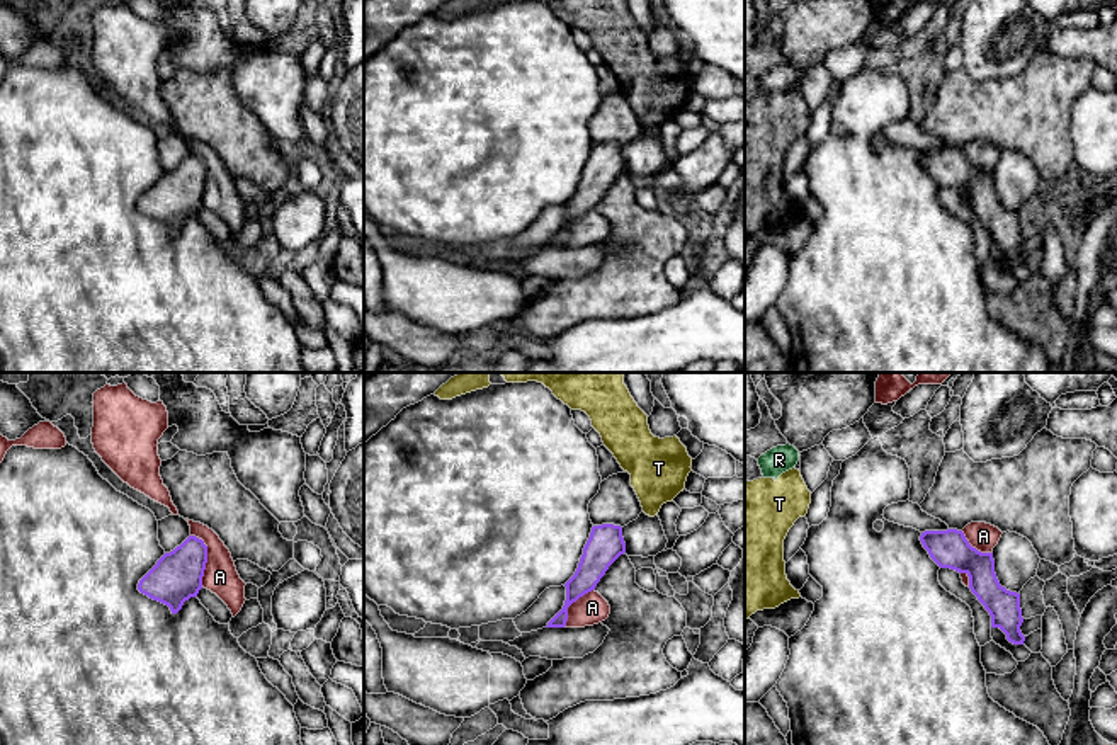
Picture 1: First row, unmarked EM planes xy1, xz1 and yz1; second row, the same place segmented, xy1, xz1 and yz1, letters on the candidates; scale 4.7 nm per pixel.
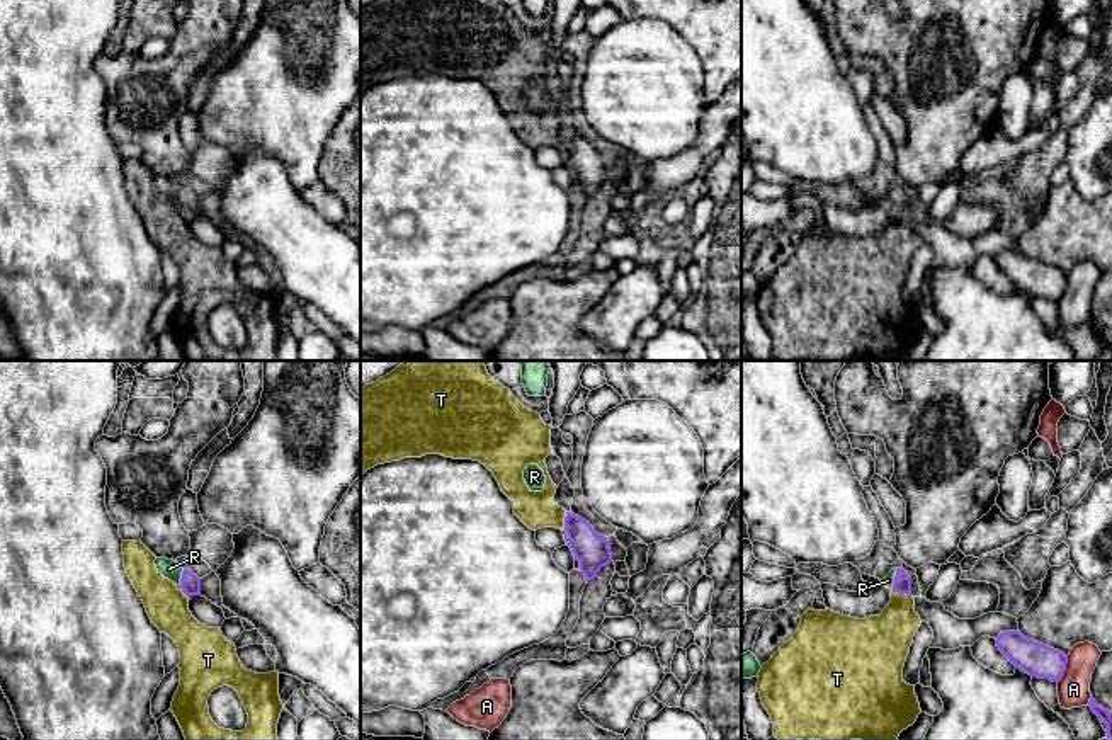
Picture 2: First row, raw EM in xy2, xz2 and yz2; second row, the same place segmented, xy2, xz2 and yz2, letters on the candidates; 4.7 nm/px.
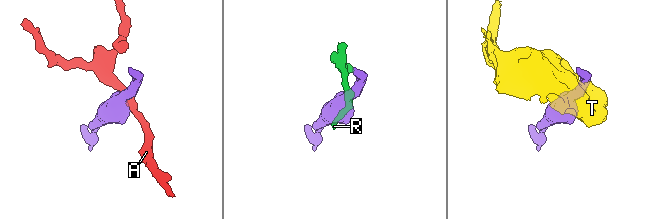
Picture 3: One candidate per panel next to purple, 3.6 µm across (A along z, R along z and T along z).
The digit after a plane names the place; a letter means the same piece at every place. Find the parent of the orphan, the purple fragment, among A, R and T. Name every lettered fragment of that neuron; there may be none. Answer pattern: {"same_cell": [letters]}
{"same_cell": ["R"]}

